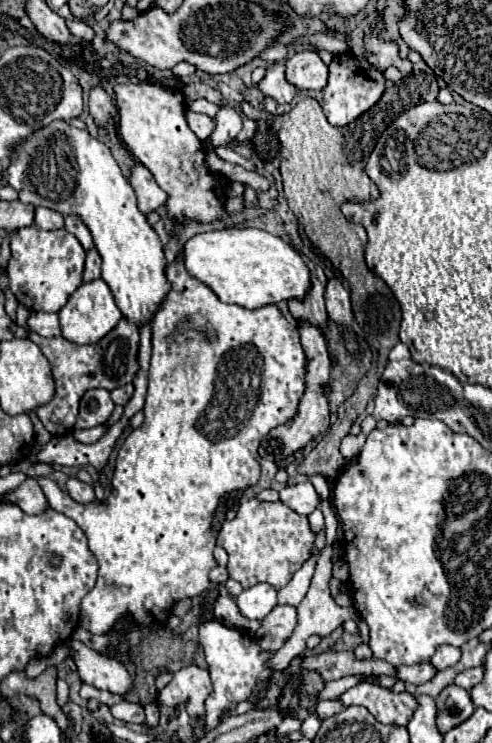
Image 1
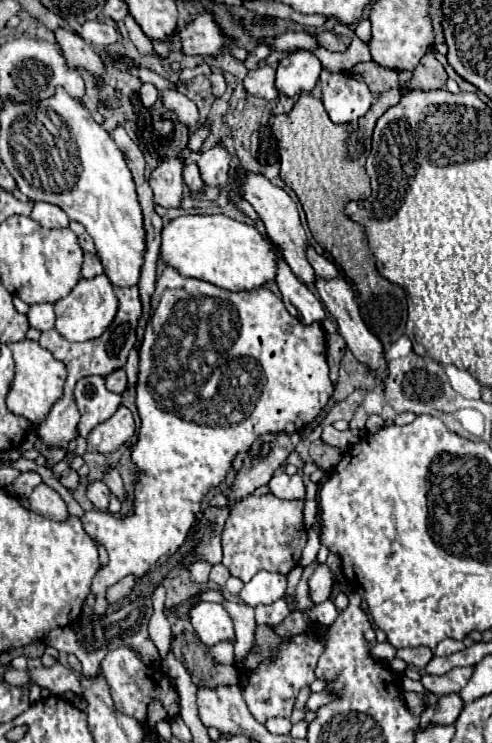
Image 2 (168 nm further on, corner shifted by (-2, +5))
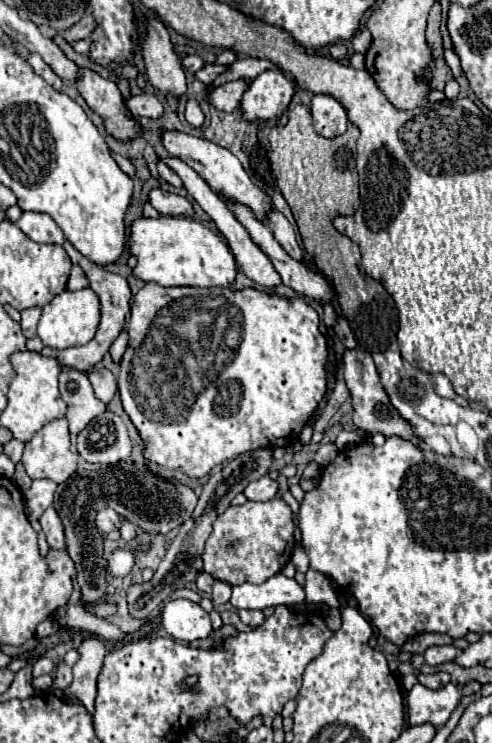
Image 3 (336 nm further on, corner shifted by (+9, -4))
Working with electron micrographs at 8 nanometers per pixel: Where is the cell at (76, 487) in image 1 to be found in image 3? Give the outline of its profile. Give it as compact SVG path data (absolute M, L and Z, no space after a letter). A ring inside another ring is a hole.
M105 508L105 510L97 512L97 526L103 534L107 534L111 530L119 530L121 522L123 522L123 518L113 508Z

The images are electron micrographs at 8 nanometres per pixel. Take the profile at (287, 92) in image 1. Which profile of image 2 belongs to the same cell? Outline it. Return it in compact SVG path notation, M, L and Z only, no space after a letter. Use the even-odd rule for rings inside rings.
M262 65L256 71L248 71L244 79L244 87L248 93L264 99L276 99L280 97L280 91L276 89L276 69L270 65Z

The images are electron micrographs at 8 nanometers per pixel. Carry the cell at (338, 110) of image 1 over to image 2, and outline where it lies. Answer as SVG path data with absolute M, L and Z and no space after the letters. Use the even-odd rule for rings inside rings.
M328 69L320 75L322 103L334 123L358 121L370 109L374 93L364 81L346 73L332 73Z

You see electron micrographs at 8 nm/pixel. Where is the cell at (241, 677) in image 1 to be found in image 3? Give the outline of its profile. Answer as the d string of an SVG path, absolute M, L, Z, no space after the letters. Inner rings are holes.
M185 598L169 600L163 604L161 624L173 638L183 642L207 638L213 630L209 614L199 604Z

